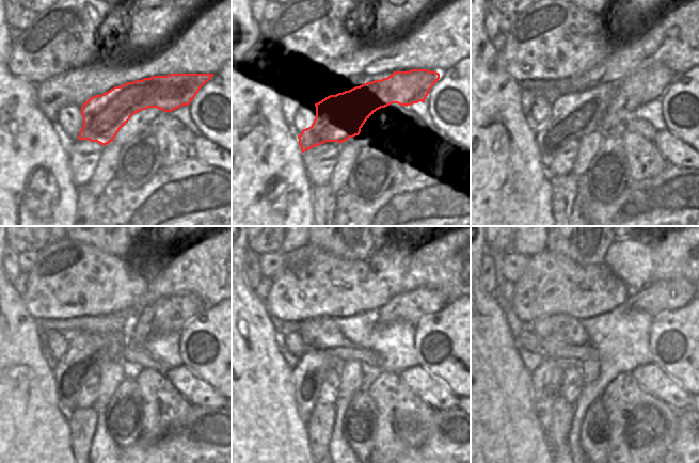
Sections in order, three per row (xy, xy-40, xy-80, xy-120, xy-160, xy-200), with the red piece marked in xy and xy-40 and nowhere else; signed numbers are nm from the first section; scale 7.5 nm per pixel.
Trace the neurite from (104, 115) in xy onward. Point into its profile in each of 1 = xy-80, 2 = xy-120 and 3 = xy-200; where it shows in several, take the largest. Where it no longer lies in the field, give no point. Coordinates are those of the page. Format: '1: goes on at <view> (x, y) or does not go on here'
1: goes on at xy-80 (573, 115)
2: goes on at xy-120 (86, 353)
3: goes on at xy-200 (546, 379)

